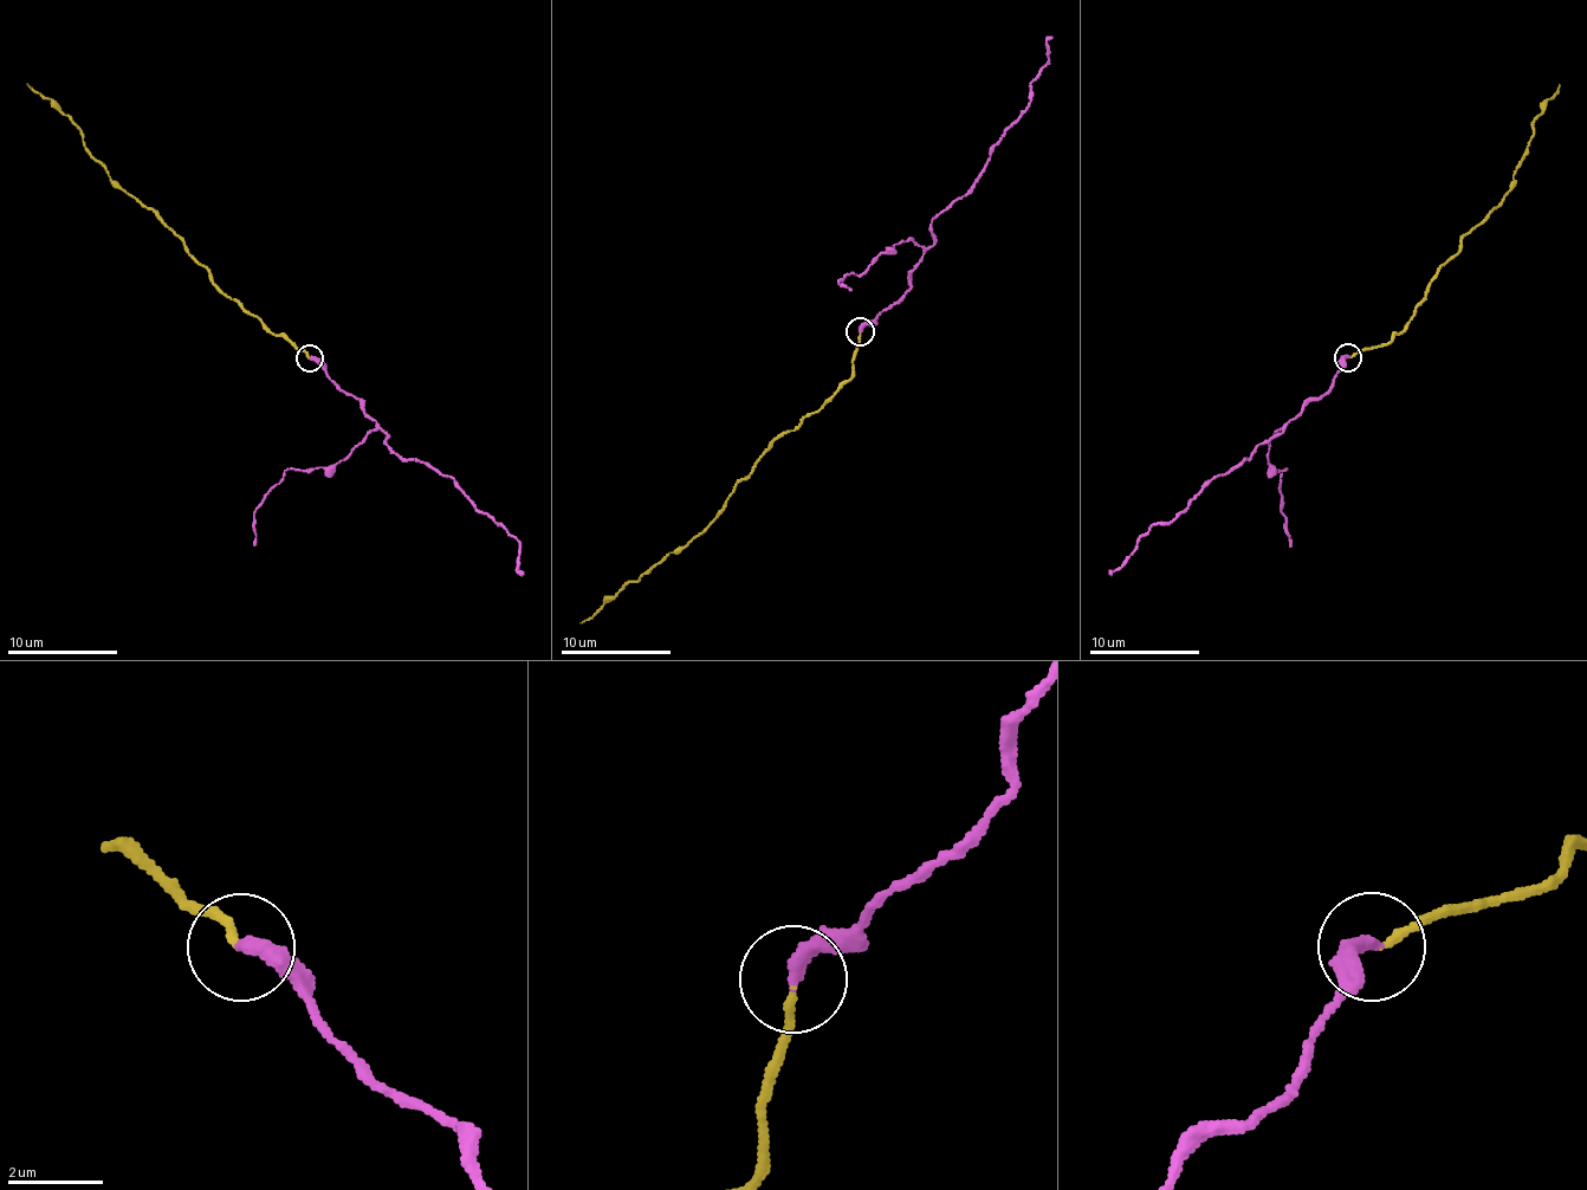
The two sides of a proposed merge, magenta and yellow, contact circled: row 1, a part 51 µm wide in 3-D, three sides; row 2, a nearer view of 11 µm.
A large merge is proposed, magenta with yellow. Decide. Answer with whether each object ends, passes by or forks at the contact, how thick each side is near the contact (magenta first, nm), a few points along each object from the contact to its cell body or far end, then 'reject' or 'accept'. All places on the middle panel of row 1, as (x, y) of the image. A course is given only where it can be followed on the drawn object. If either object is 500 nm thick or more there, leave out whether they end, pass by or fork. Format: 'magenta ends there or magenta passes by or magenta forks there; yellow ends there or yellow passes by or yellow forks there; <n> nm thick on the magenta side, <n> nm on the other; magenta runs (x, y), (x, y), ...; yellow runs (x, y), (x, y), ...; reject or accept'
magenta ends there; yellow ends there; 360 nm thick on the magenta side, 140 nm on the other; magenta runs (861, 332), (911, 288), (934, 243), (933, 220), (967, 192), (1027, 109), (1050, 62), (1051, 36); yellow runs (861, 332), (850, 379), (837, 393), (773, 441), (751, 472), (736, 483), (723, 511), (581, 623); accept

